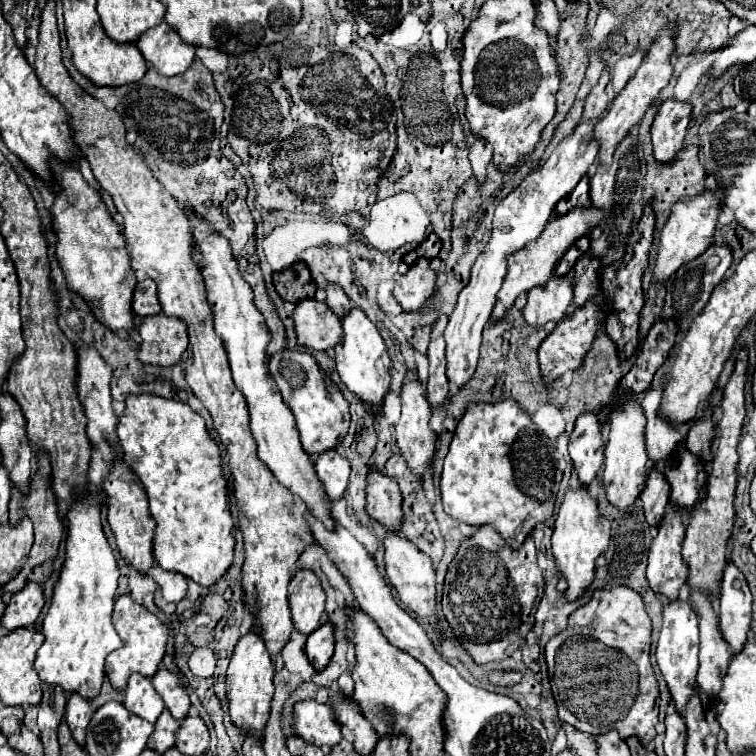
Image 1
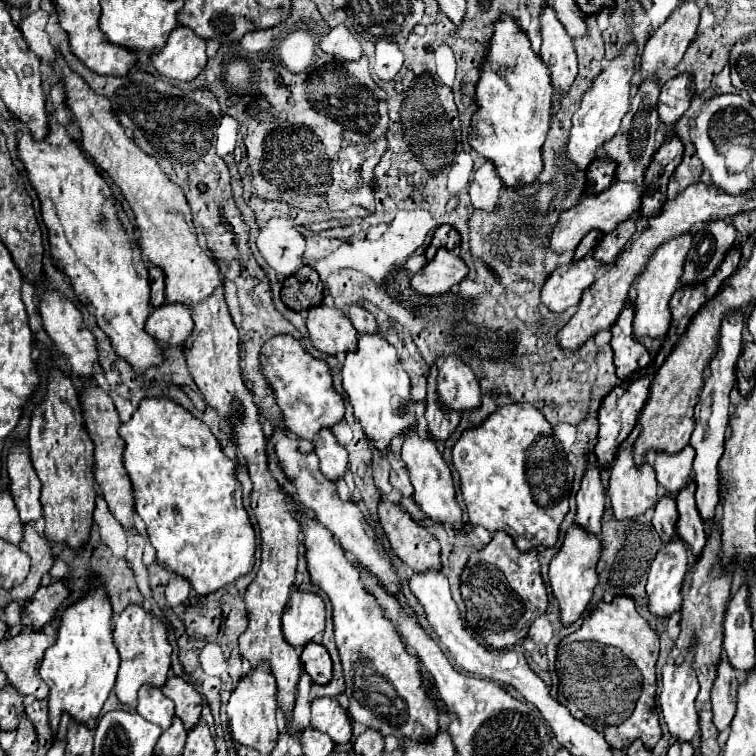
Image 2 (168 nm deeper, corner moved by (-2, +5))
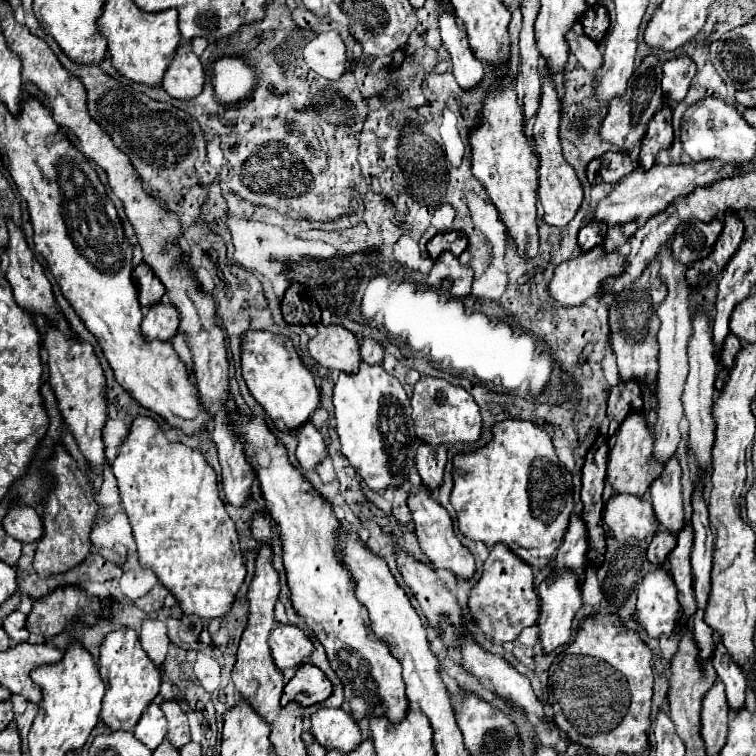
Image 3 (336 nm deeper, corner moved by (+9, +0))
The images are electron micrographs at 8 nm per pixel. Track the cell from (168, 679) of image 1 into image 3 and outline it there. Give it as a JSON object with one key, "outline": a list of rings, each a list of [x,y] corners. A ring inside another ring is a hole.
{"outline":[[[164,701],[162,711],[168,721],[168,741],[176,749],[184,747],[190,741],[190,727],[188,727],[186,713],[180,709],[180,705],[176,701]]]}

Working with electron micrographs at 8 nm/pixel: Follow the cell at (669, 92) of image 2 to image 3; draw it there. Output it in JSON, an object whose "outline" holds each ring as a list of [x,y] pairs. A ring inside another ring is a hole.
{"outline":[[[678,55],[670,61],[666,61],[664,75],[662,75],[664,95],[674,101],[684,99],[694,75],[696,75],[696,65],[688,55]]]}

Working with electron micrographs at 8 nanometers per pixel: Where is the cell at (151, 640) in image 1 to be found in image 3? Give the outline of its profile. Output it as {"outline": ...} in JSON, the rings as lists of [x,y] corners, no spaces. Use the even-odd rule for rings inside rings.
{"outline":[[[122,627],[114,633],[108,633],[108,637],[100,647],[98,673],[102,681],[108,685],[102,701],[102,715],[100,715],[102,723],[110,731],[118,731],[118,729],[132,731],[136,727],[136,721],[140,721],[144,709],[152,703],[152,699],[160,691],[160,671],[148,659],[134,629]]]}

